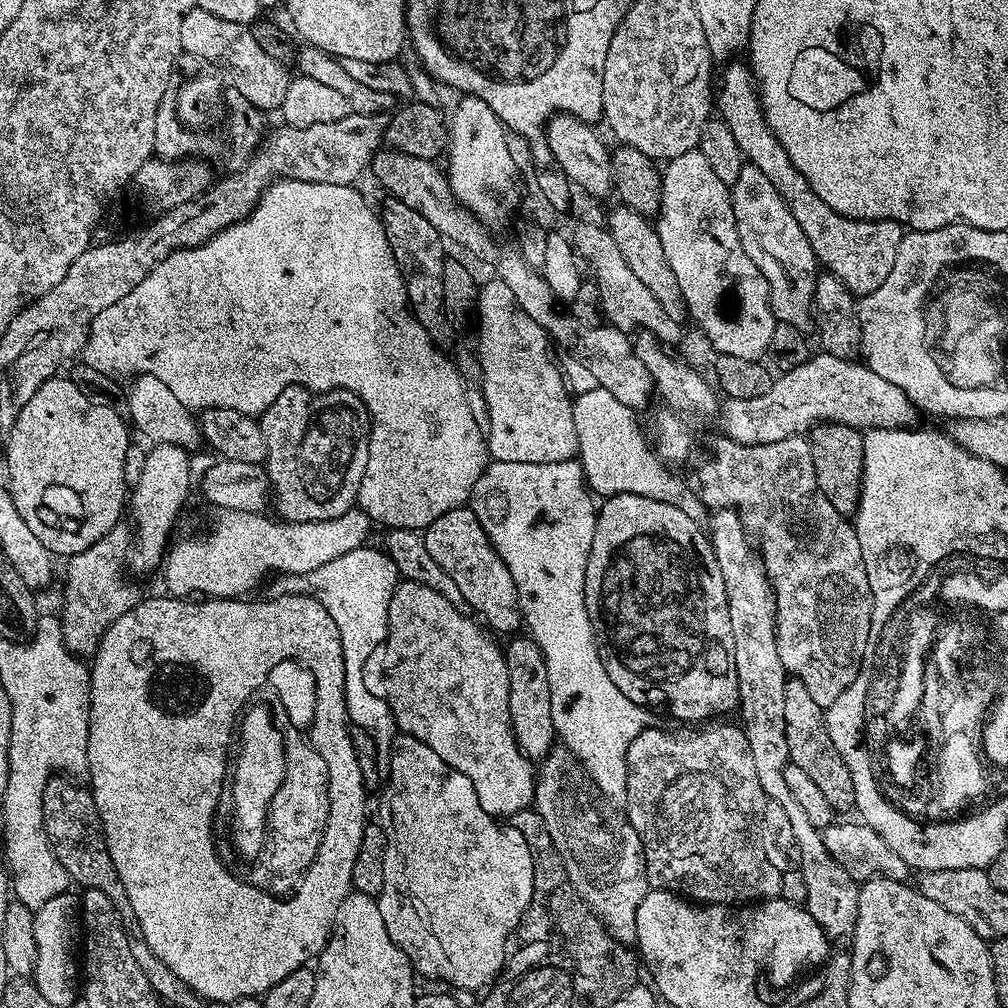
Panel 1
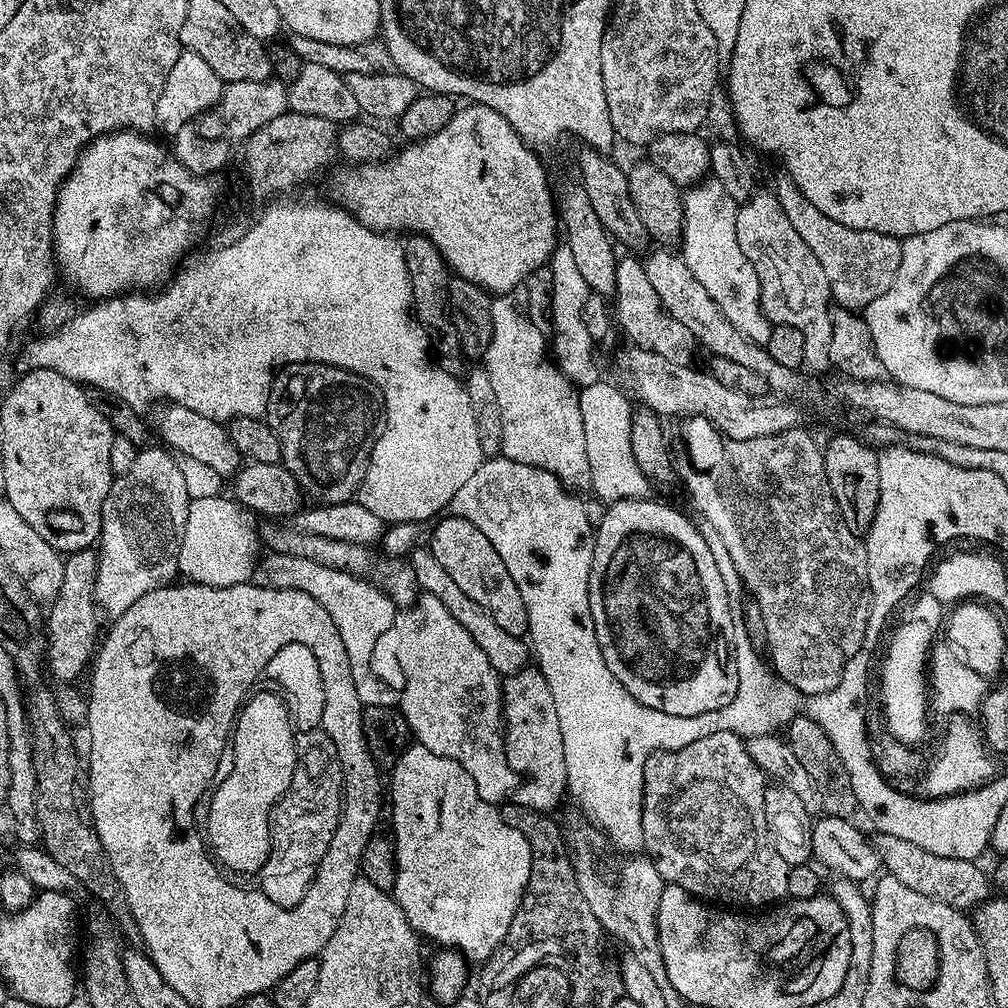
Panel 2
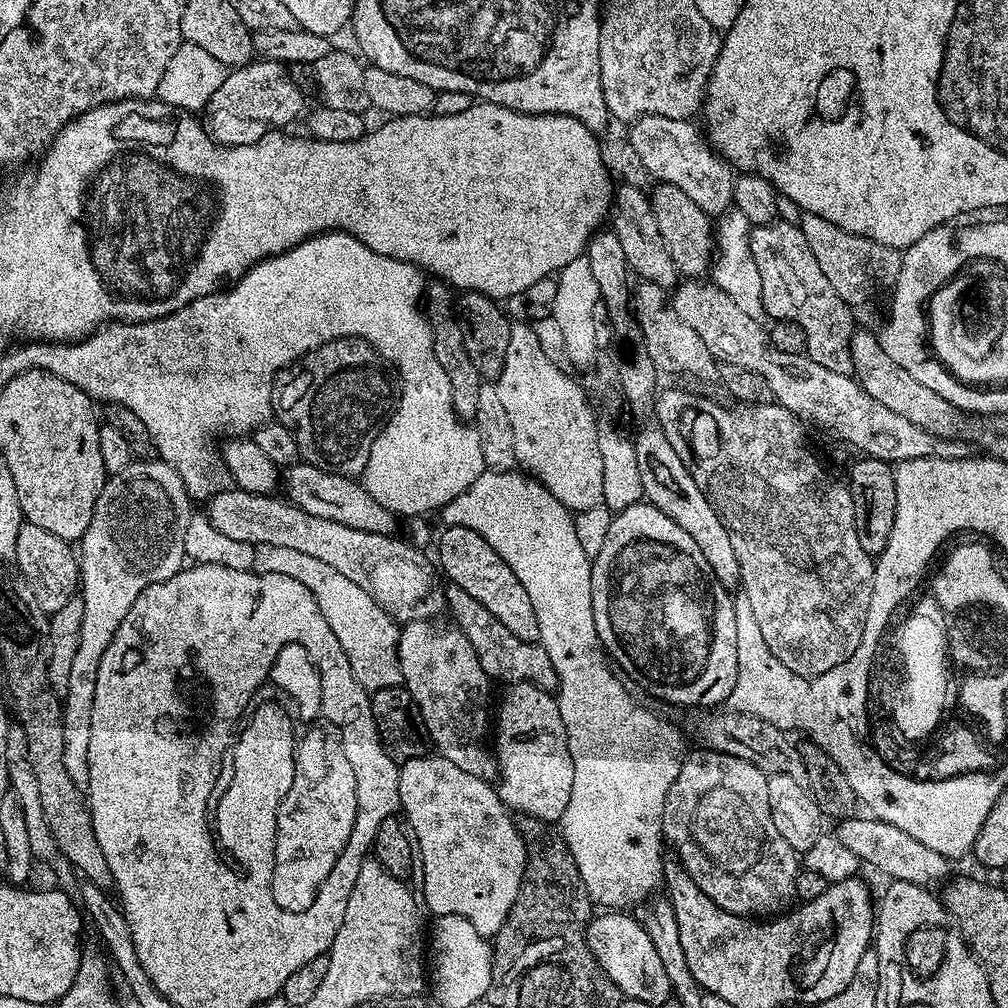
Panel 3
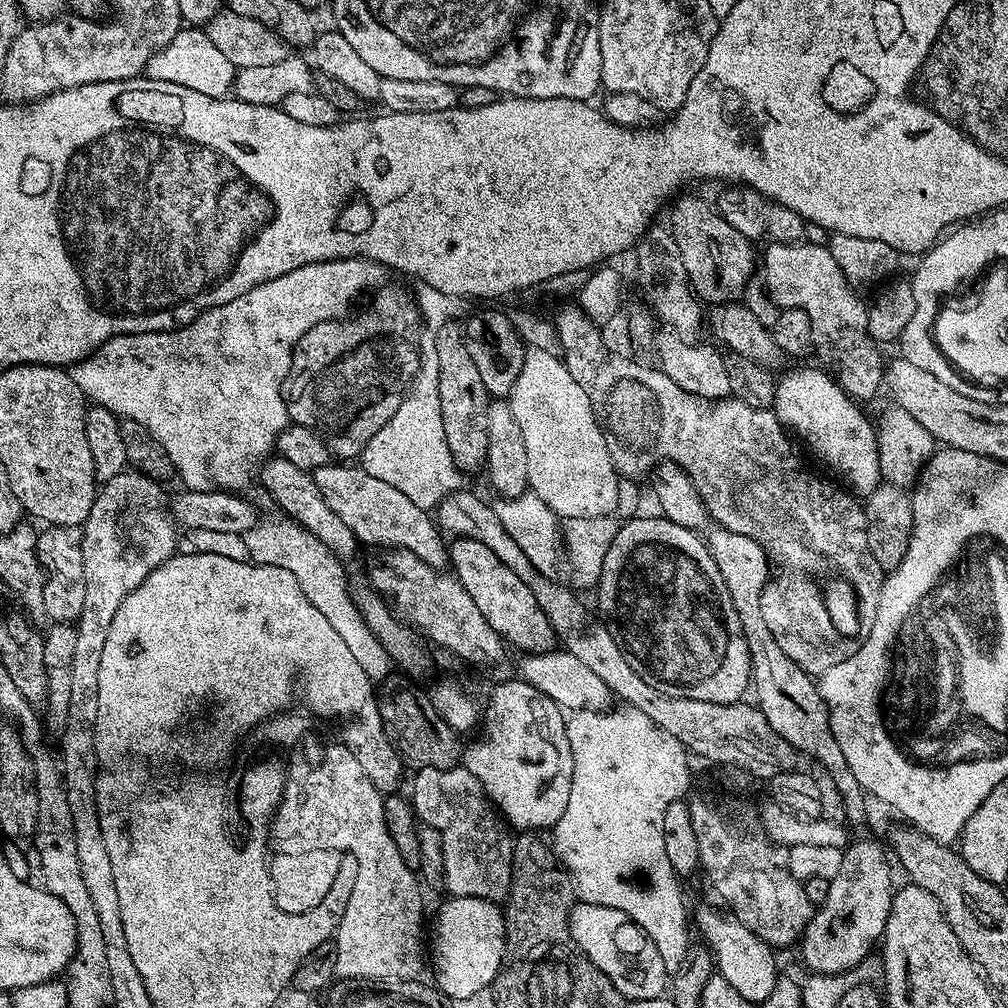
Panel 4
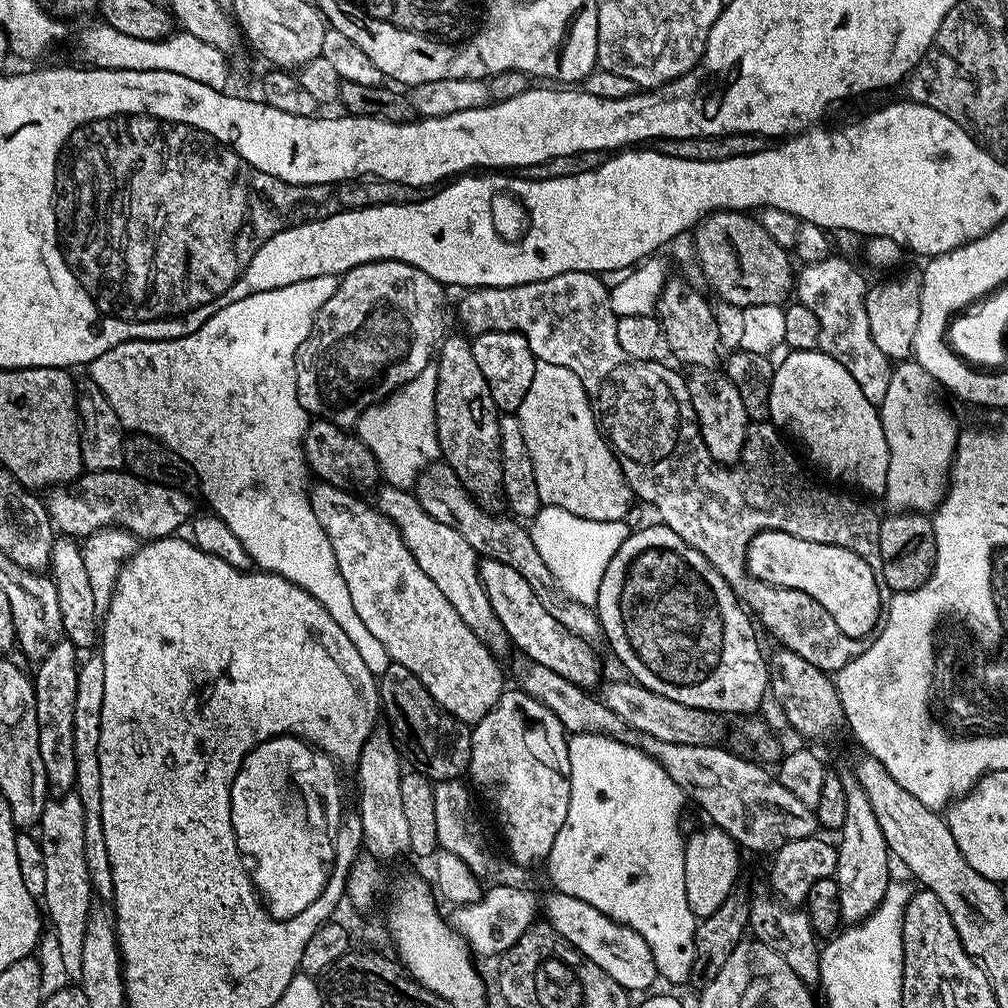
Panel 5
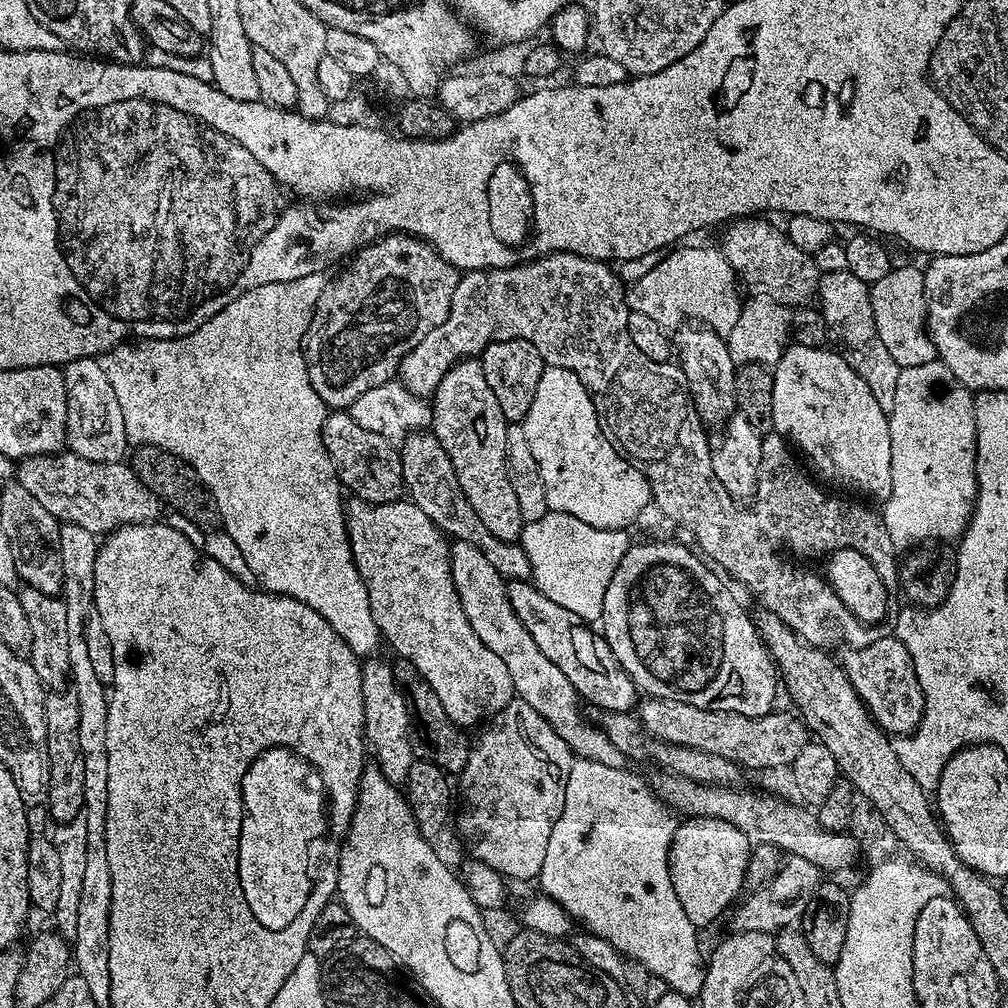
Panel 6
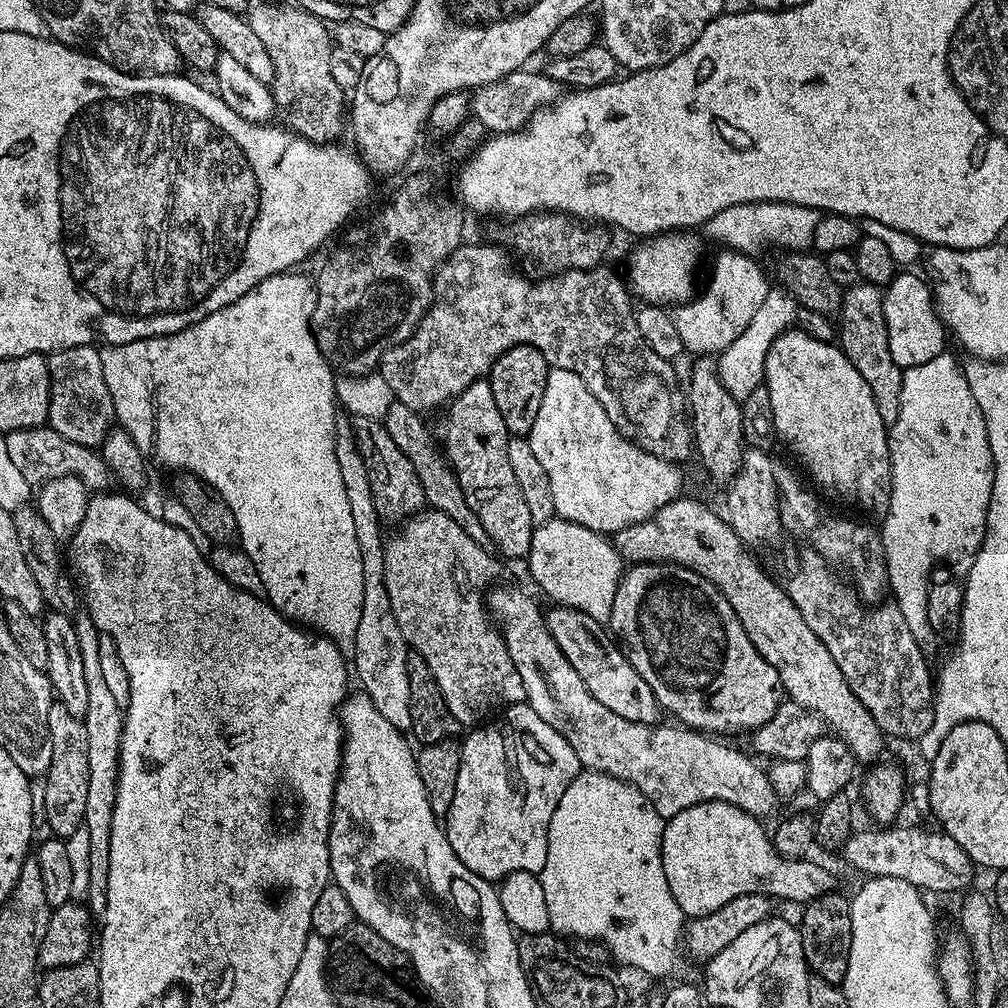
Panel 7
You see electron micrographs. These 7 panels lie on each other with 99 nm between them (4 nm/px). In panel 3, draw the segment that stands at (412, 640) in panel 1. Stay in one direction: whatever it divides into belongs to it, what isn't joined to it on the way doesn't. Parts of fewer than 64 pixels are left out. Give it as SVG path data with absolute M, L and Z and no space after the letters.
M415 620L400 629L398 658L403 687L407 688L420 711L431 747L454 762L454 766L466 770L466 774L495 781L498 769L490 747L490 712L488 716L490 681L468 639L456 626L439 628L436 622Z

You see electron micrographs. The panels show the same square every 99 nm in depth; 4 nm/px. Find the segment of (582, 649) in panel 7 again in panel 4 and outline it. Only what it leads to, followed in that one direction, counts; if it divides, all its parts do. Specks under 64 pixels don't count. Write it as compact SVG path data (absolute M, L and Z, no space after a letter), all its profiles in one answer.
M462 536L448 544L448 564L452 575L462 582L466 594L474 598L474 606L482 610L482 618L494 626L505 645L521 648L519 651L524 654L550 652L557 647L556 632L542 606L538 606L538 598L534 598L530 586L526 586L526 582L522 582L522 578L494 554L494 550L482 546L482 542L474 542L474 538Z

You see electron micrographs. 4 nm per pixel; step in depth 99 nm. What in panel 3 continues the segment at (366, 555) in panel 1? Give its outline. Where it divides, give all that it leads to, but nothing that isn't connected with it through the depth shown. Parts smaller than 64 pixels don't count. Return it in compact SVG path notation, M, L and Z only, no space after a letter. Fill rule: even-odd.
M259 545L256 548L252 568L262 574L286 574L286 578L302 582L302 586L306 586L306 590L314 594L318 610L322 610L322 618L326 618L330 630L334 630L334 638L338 638L342 650L346 650L346 658L350 658L350 670L354 670L354 678L358 678L358 682L367 692L371 694L378 690L399 688L403 685L404 679L400 673L398 658L401 625L382 624L386 620L382 606L378 606L378 602L374 602L374 598L370 598L370 594L362 590L362 586L338 574L334 566L326 566L326 562L309 560L298 550L289 550L286 546ZM366 680L378 680L378 684L382 680L385 686L370 686L370 682L366 685Z

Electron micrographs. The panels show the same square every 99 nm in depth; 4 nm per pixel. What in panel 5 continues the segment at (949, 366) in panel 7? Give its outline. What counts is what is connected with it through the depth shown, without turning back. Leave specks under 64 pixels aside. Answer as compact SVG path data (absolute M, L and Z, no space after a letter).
M915 359L897 363L892 370L890 386L886 386L886 398L878 406L882 434L886 434L886 446L890 454L890 466L886 474L886 490L883 499L888 500L889 509L931 513L944 499L952 470L952 457L956 455L958 431L956 420L936 401L938 385Z

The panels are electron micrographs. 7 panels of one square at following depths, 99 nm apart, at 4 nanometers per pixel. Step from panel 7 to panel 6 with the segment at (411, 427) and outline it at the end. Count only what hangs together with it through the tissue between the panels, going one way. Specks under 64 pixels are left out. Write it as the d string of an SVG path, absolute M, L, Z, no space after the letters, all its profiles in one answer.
M432 431L409 432L399 445L398 451L407 499L416 504L418 510L426 514L426 518L433 520L441 532L447 534L453 541L465 540L478 546L478 550L486 554L490 566L494 566L494 570L498 570L498 574L503 576L505 581L531 581L532 572L527 554L519 543L494 538L494 534L490 534L490 530L482 526L482 518L474 514L474 506L470 506L466 494L462 494L462 486L458 486L458 474L454 474L454 466L450 466L450 454L442 450L442 442L438 442Z

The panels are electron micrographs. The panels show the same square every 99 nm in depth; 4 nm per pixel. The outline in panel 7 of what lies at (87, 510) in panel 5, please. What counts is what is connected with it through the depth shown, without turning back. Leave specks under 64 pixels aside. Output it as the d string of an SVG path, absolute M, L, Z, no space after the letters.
M49 426L14 430L7 433L3 439L10 454L10 462L14 462L14 467L22 473L22 478L26 478L26 482L30 485L39 486L54 478L77 476L85 488L93 493L103 493L109 487L107 484L108 478L110 480L110 471L103 455L95 447L79 445L78 442L62 437Z

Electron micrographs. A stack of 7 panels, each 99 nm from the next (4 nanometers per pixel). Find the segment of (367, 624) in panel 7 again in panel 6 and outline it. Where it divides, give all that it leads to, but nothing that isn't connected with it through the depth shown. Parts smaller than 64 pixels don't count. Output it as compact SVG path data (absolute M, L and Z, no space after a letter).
M368 658L363 661L362 700L365 739L379 760L377 767L389 781L402 784L407 781L409 768L416 758L412 741L411 708L407 697L400 691L389 661Z

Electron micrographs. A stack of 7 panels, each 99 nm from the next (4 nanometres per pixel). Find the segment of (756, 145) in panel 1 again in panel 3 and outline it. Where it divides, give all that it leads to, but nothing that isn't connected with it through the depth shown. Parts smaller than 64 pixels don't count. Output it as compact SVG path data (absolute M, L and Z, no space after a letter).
M809 212L799 218L798 226L806 238L806 246L810 246L830 286L834 286L834 294L838 294L838 298L842 298L845 304L864 304L874 299L879 292L887 293L895 285L904 261L901 249L882 246L882 242L862 238L862 234L854 234L850 230L842 230L842 226L834 226L834 222L826 222L826 218L818 218Z

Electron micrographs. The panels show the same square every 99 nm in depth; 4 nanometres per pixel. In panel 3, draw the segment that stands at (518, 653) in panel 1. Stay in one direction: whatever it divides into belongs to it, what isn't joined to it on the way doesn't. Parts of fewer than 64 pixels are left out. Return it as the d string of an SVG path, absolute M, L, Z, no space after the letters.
M530 682L509 684L503 690L500 713L494 716L494 755L500 800L513 813L559 822L570 800L574 762L570 758L566 726L556 696L549 689Z

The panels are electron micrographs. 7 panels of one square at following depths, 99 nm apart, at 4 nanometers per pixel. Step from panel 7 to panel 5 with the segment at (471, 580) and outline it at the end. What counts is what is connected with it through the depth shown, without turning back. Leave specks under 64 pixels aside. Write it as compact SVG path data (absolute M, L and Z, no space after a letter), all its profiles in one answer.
M316 482L311 485L308 501L316 515L319 528L326 530L326 538L330 538L332 559L338 562L338 570L342 570L342 579L346 581L346 590L350 590L350 602L354 602L354 614L362 618L362 626L386 646L389 661L406 666L430 690L434 702L442 706L454 718L463 720L465 724L475 725L477 720L487 714L498 702L498 698L506 690L504 674L496 662L497 657L487 644L462 622L458 610L450 606L446 594L434 586L433 580L422 574L422 566L414 562L414 554L402 542L400 532L391 520L380 511L379 507L359 500L347 487L336 482Z

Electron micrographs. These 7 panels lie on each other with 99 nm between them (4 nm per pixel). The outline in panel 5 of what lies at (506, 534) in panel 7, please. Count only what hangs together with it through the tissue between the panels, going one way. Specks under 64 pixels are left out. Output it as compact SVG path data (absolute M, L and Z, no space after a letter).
M467 335L447 336L439 341L438 355L434 360L437 366L436 433L440 455L443 463L448 464L454 474L458 474L458 482L466 486L468 493L480 505L486 510L496 510L501 507L504 494L500 461L500 416L494 406L494 398L490 398L490 386L486 386L486 378L482 378L482 369L474 359L471 339Z

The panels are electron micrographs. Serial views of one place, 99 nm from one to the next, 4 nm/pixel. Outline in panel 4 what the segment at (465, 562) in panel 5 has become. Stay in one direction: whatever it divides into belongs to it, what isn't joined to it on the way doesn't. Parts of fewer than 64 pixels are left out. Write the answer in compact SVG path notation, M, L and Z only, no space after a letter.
M329 462L317 468L312 478L326 506L330 506L330 510L334 510L334 514L338 514L346 526L350 526L357 541L369 540L372 544L384 544L380 546L385 549L405 548L410 550L410 554L422 558L422 562L443 569L448 564L448 544L443 540L445 537L437 521L425 509L414 506L406 494L382 482L382 478L374 478L374 474L359 466L348 467L352 466Z

